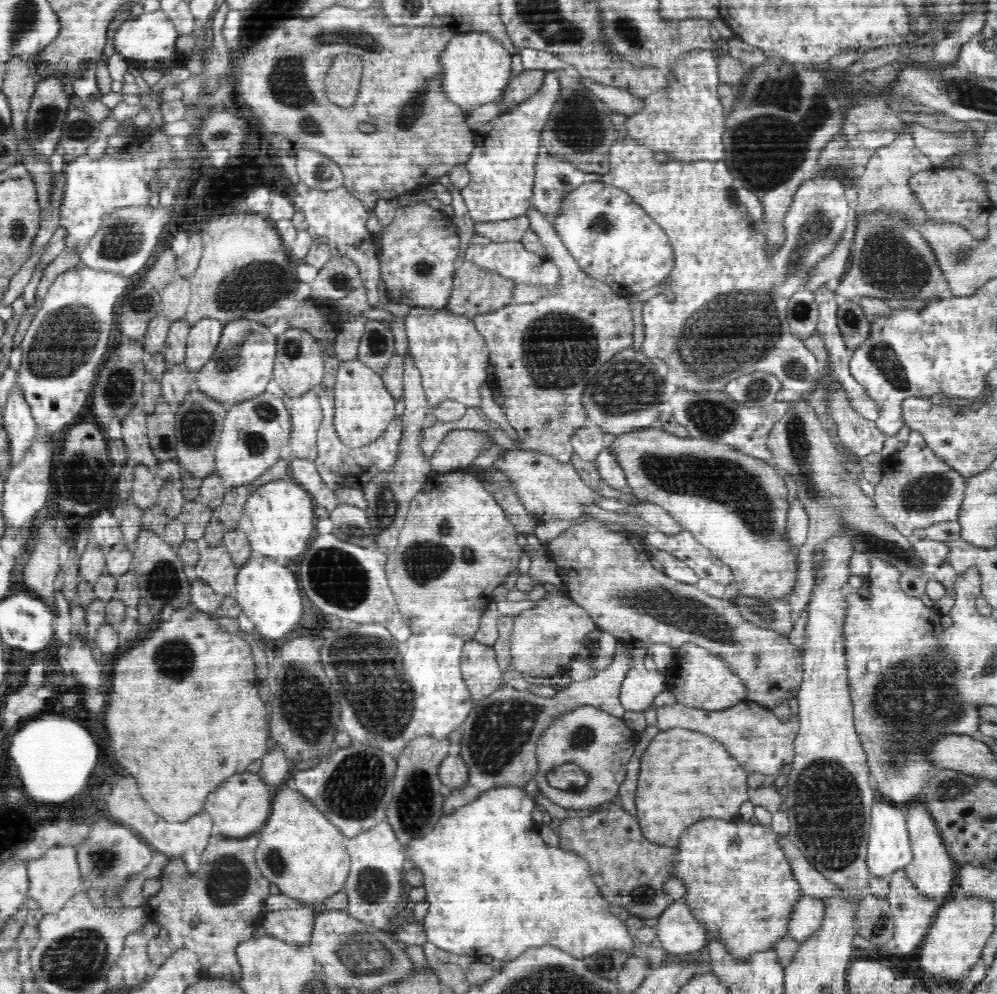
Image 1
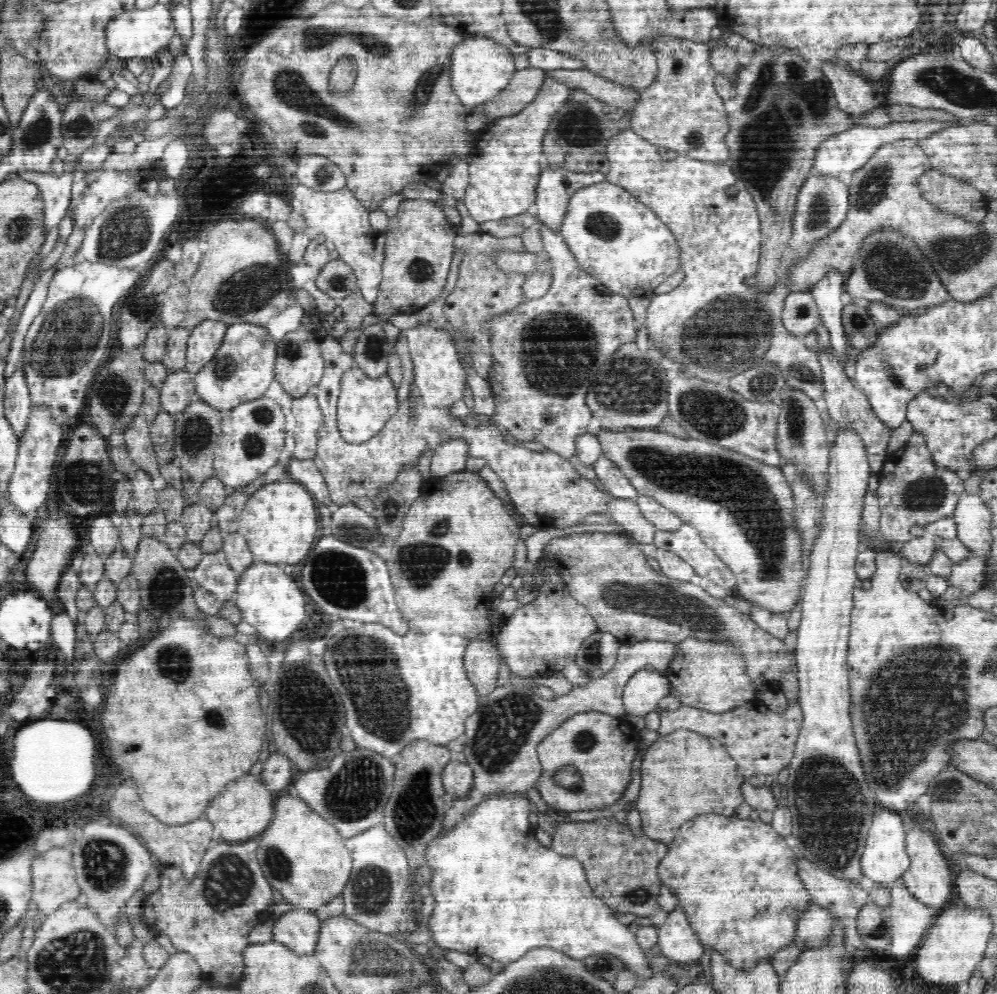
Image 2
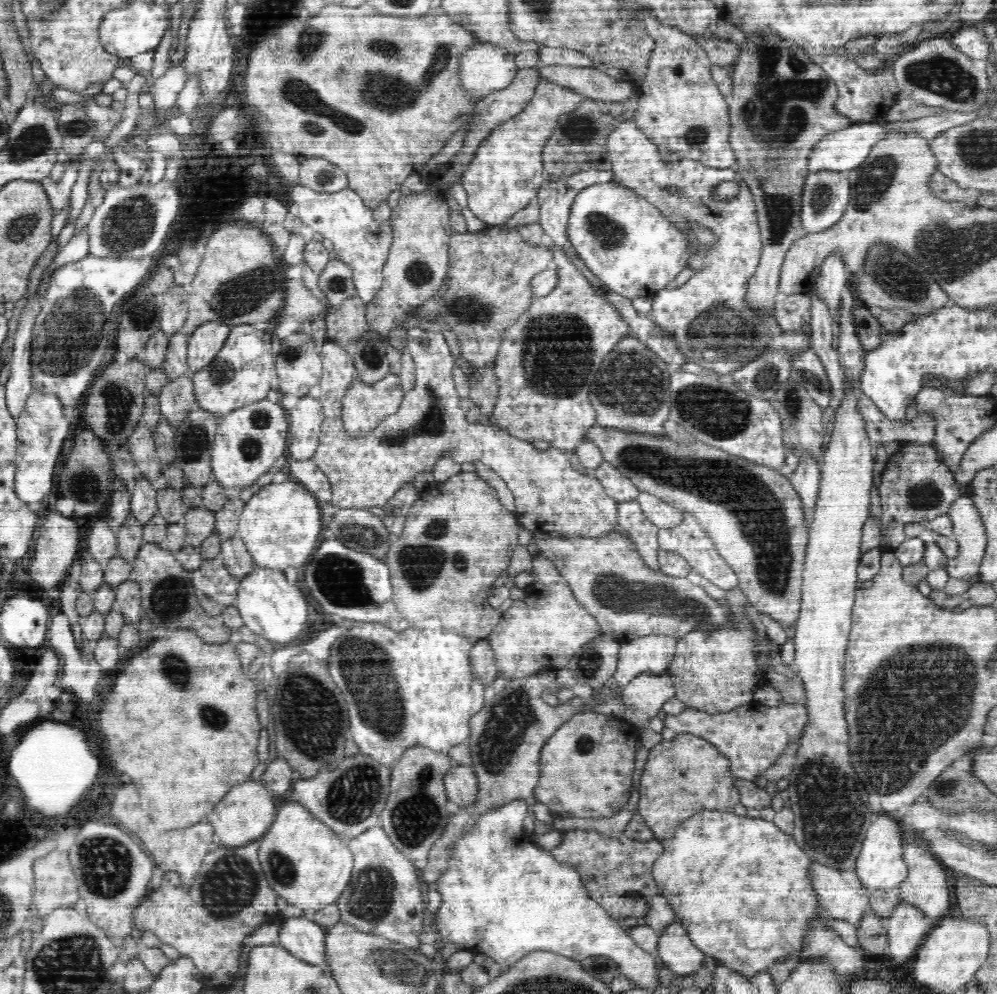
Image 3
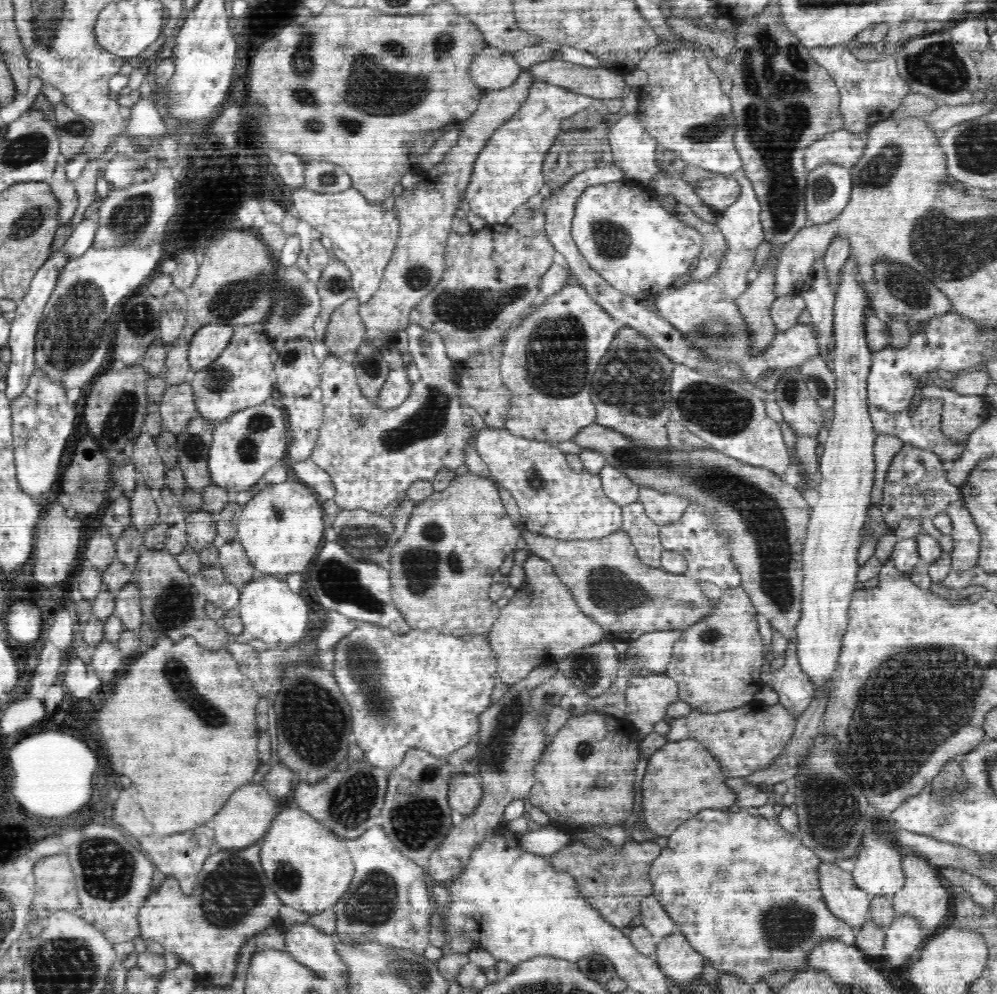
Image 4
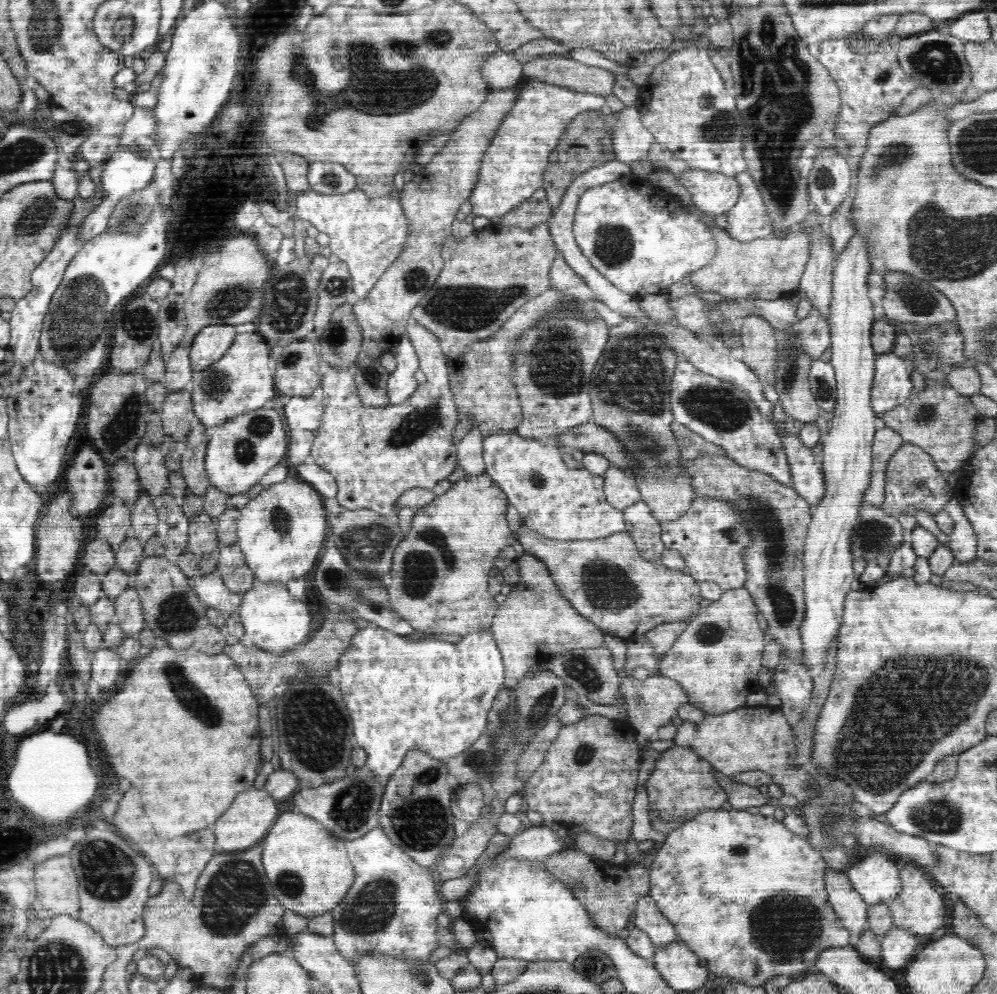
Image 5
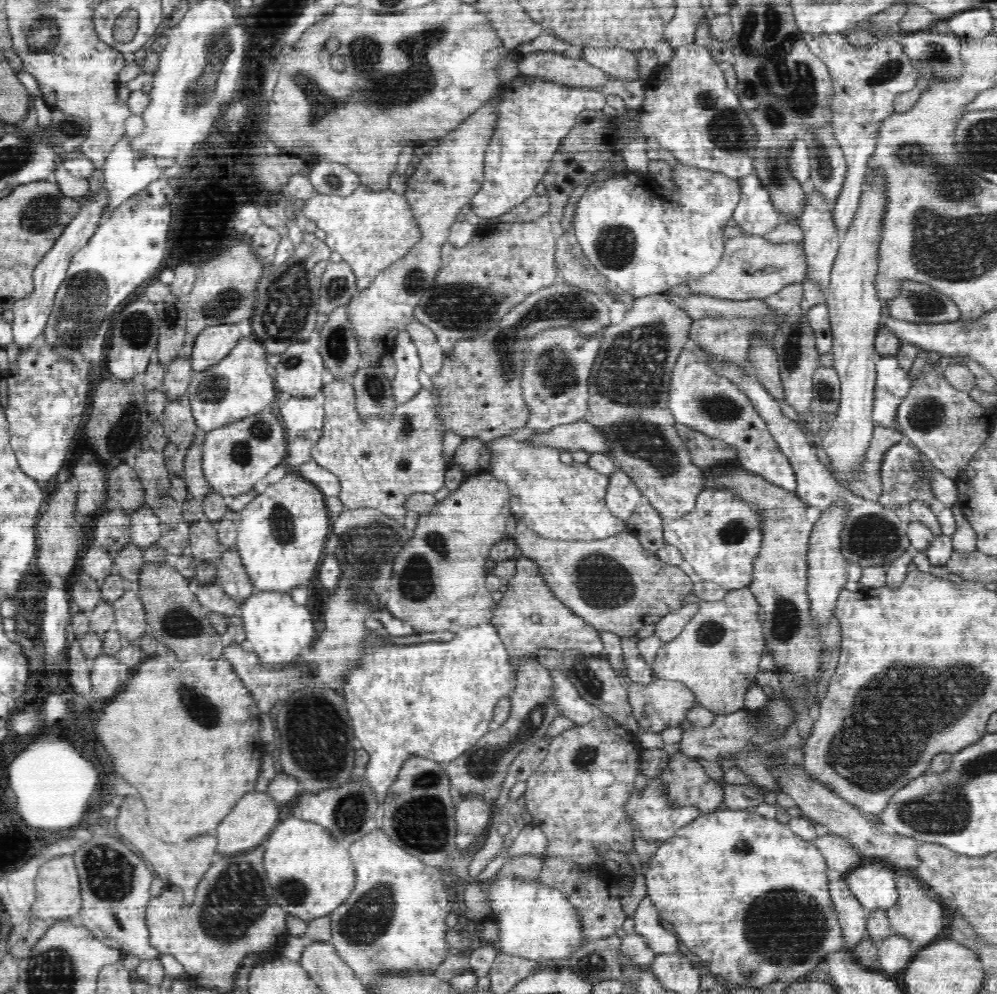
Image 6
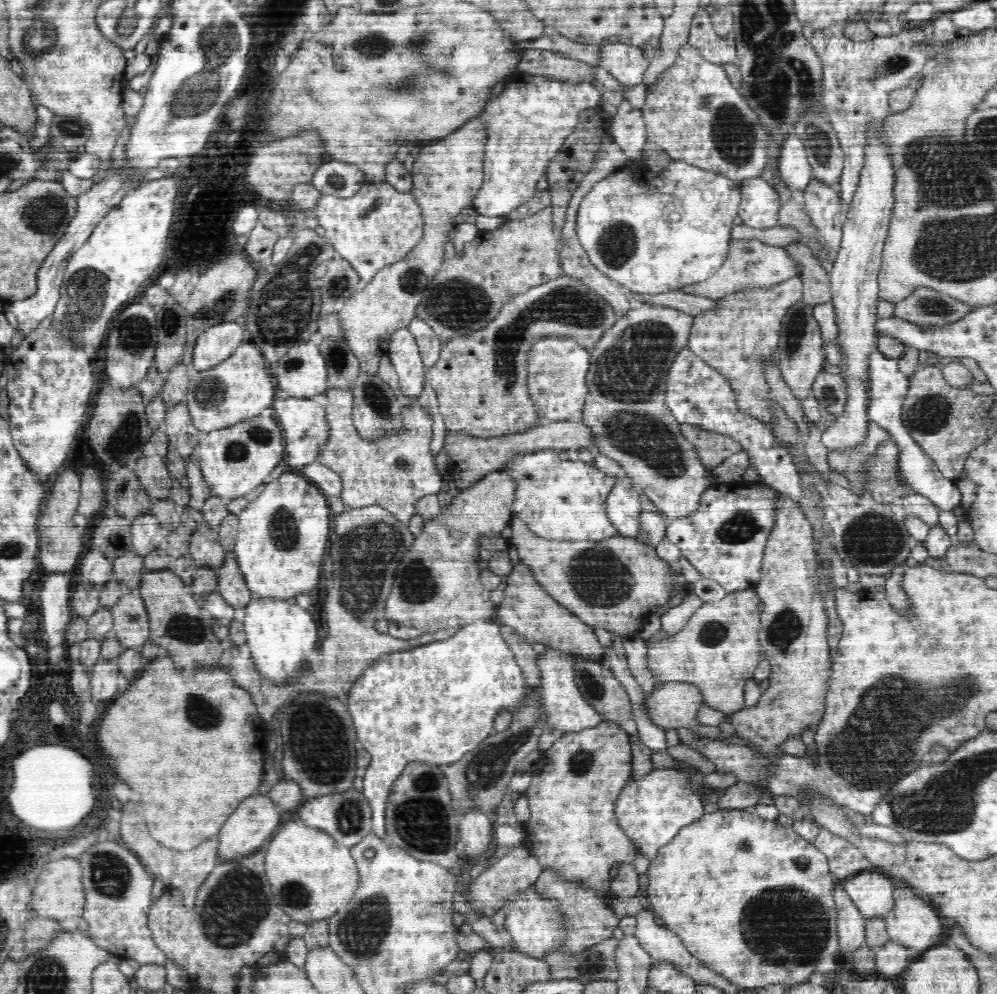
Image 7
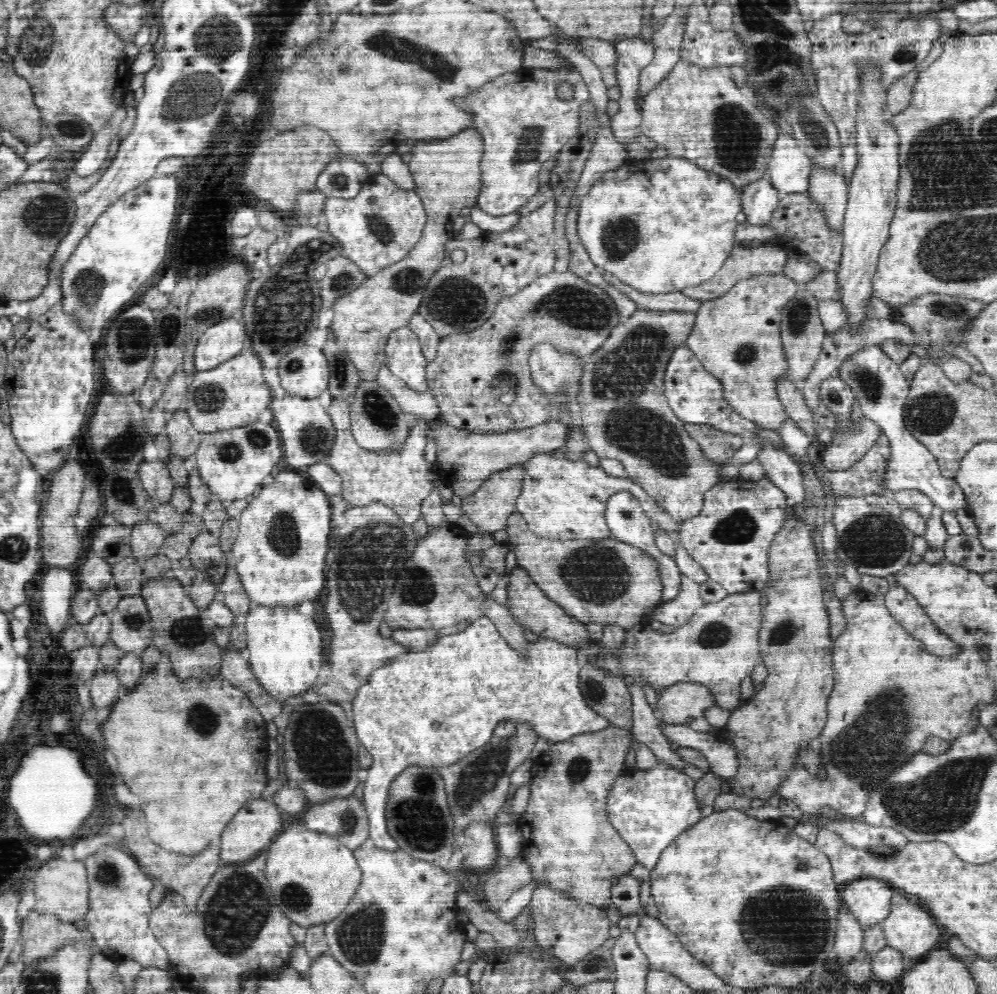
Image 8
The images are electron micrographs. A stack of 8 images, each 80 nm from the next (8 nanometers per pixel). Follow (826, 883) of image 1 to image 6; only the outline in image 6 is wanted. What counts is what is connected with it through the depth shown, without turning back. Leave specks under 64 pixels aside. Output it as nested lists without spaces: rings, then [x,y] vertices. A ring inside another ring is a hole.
[[[844,878],[829,882],[827,885],[841,931],[844,933],[845,947],[848,950],[852,949],[868,936],[867,911],[856,898],[853,898]]]

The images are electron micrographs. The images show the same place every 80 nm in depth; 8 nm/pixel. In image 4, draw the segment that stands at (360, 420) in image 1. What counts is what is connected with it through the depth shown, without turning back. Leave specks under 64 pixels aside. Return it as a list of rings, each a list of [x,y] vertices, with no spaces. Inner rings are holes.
[[[408,349],[401,354],[401,366],[388,373],[386,382],[379,390],[377,401],[371,403],[382,409],[400,406],[410,394],[412,384],[408,381],[405,371],[407,363],[414,361]]]

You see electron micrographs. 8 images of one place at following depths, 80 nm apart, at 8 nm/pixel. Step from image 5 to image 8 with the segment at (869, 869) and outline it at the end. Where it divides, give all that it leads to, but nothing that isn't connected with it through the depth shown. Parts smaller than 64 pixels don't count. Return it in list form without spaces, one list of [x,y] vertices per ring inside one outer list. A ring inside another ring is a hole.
[[[858,879],[839,891],[845,910],[856,918],[864,929],[881,924],[889,915],[893,888],[880,879]]]

